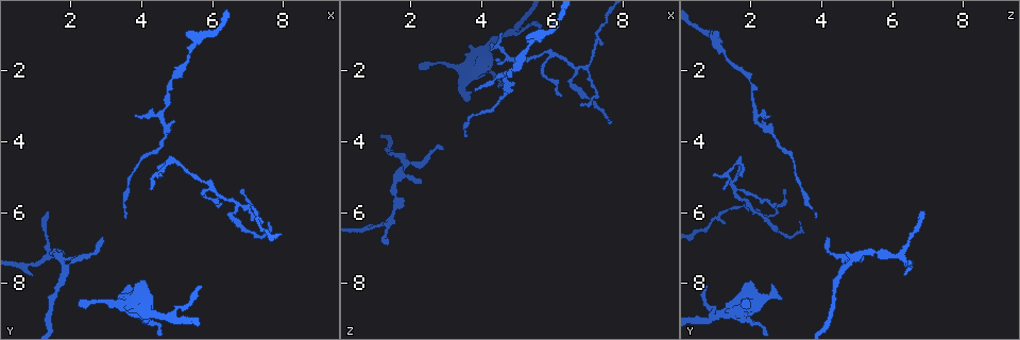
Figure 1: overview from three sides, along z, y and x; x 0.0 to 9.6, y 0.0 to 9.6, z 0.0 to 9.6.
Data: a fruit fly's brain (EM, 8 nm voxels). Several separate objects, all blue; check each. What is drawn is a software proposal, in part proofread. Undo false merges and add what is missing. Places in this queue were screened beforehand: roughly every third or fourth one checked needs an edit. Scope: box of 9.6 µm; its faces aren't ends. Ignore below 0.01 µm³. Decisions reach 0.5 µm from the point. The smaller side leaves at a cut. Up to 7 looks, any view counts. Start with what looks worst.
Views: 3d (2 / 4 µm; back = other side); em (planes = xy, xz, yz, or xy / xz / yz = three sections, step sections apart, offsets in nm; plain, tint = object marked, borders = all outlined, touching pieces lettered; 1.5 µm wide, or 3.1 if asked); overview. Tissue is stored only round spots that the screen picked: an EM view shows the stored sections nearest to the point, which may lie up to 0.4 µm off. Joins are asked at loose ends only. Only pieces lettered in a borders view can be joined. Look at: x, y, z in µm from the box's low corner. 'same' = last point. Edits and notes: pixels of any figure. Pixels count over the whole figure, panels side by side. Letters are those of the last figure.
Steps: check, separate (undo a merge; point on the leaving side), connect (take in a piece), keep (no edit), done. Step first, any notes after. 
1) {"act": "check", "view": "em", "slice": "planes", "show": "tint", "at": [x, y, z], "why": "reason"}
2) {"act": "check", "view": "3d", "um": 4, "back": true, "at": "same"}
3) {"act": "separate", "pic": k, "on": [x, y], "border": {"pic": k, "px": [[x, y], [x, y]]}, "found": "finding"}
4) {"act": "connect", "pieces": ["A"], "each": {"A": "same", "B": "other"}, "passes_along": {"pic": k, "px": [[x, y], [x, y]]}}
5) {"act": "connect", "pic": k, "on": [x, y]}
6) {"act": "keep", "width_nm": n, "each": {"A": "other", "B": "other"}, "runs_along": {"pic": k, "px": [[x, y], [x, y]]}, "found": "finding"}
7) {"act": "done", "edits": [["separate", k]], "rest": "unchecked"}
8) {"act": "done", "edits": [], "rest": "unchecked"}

{"act": "check", "view": "em", "slice": "xy", "step": 4, "show": "tint", "at": [2.40, 7.25, 5.15], "why": "thin end"}

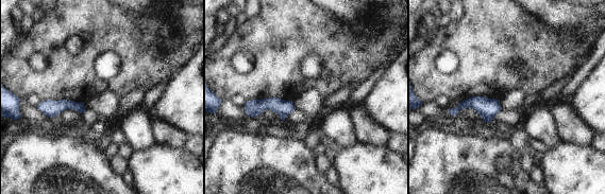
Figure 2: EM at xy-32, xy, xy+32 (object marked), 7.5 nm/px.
{"act": "check", "view": "em", "slice": "planes", "show": "borders", "at": "same", "why": "cut it another way"}

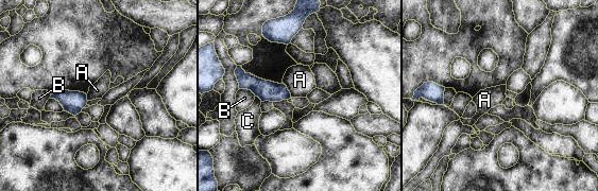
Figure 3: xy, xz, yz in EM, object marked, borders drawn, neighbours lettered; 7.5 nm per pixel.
{"act": "keep", "width_nm": 130, "each": {"A": "other", "B": "other", "C": "other"}, "found": "no lettered piece goes on from it"}

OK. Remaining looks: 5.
{"act": "check", "view": "em", "slice": "xz", "step": 8, "show": "tint", "at": [3.85, 3.25, 2.50]}

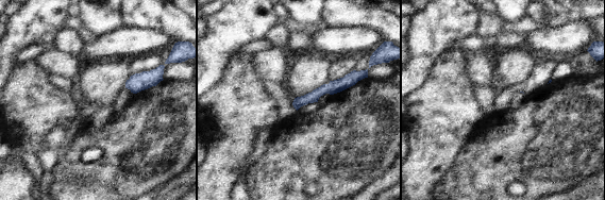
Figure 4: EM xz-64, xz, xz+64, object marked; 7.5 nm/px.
{"act": "check", "view": "em", "slice": "planes", "show": "borders", "at": "same", "why": "another direction"}

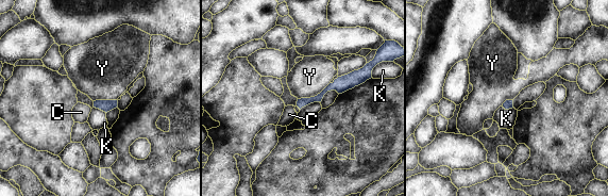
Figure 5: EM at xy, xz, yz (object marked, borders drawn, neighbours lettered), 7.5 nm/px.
{"act": "keep", "each": {"C": "other", "K": "other", "Y": "other"}, "border": {"pic": 5, "px": [[330, 82], [316, 95], [298, 99]]}, "found": "no lettered piece goes on from it"}

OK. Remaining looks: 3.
{"act": "check", "view": "em", "slice": "planes", "show": "plain", "at": [6.75, 5.80, 1.90], "why": "four-way junction"}

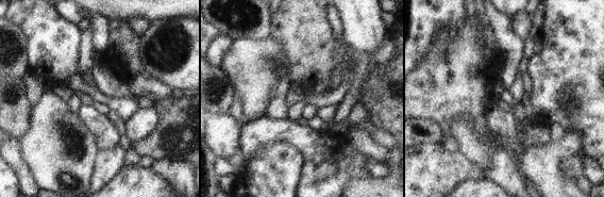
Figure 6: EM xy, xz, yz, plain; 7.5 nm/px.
{"act": "check", "view": "em", "slice": "planes", "show": "tint", "at": "same"}

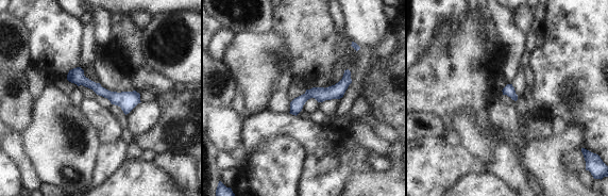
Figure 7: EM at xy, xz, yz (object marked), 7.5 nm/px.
{"act": "check", "view": "em", "slice": "planes", "show": "borders", "at": "same"}

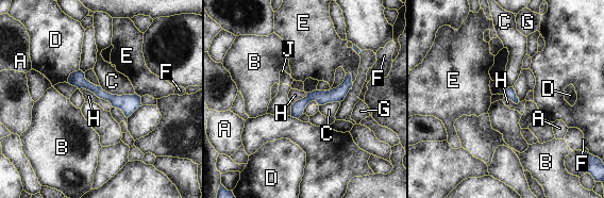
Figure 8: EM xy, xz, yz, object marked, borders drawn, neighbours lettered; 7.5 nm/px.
{"act": "keep", "each": {"A": "other", "B": "other", "C": "other", "D": "other", "E": "other", "F": "other", "G": "other", "H": "other", "J": "other"}, "border": {"pic": 8, "px": [[80, 88], [93, 92], [113, 106]]}, "found": "one neuron here"}

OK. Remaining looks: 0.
{"act": "done", "edits": [], "rest": "unchecked"}

